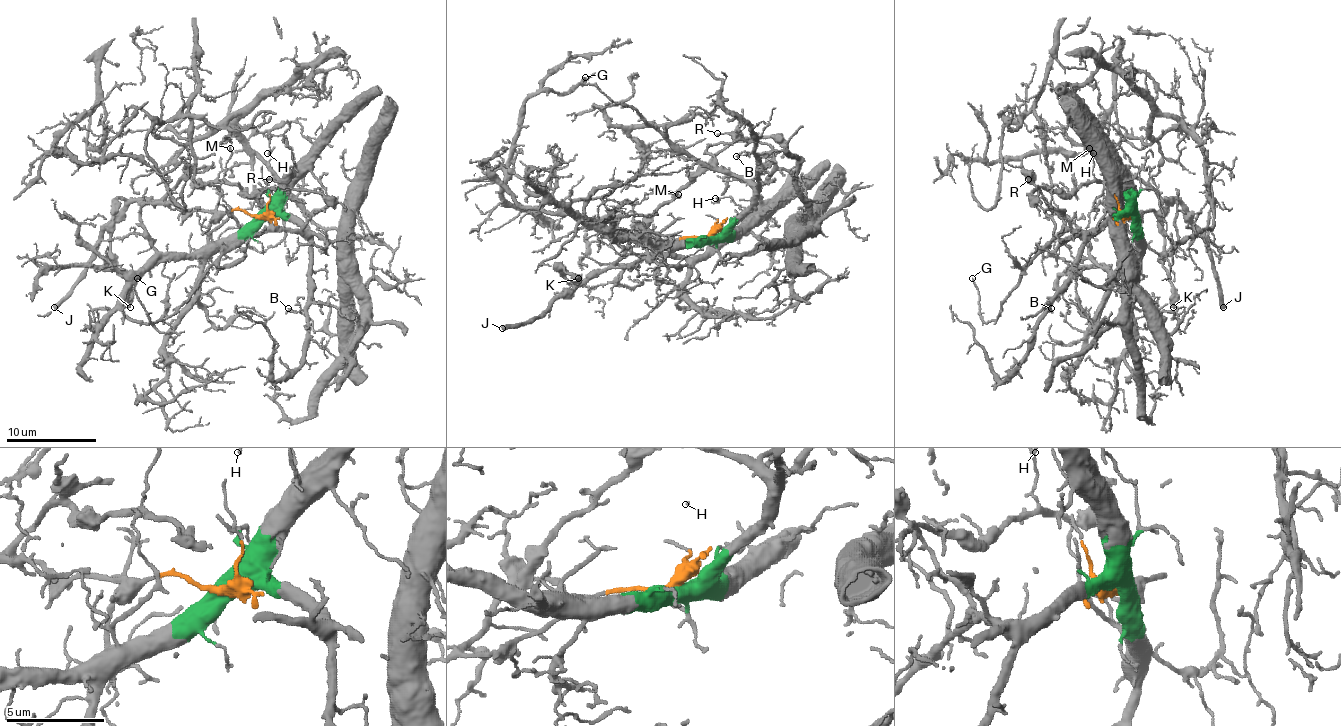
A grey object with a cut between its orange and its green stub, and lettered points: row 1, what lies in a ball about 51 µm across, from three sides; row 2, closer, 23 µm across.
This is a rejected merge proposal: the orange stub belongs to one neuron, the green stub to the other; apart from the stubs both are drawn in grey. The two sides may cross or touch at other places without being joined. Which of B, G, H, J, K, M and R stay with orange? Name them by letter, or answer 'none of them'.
J, K, M, R

